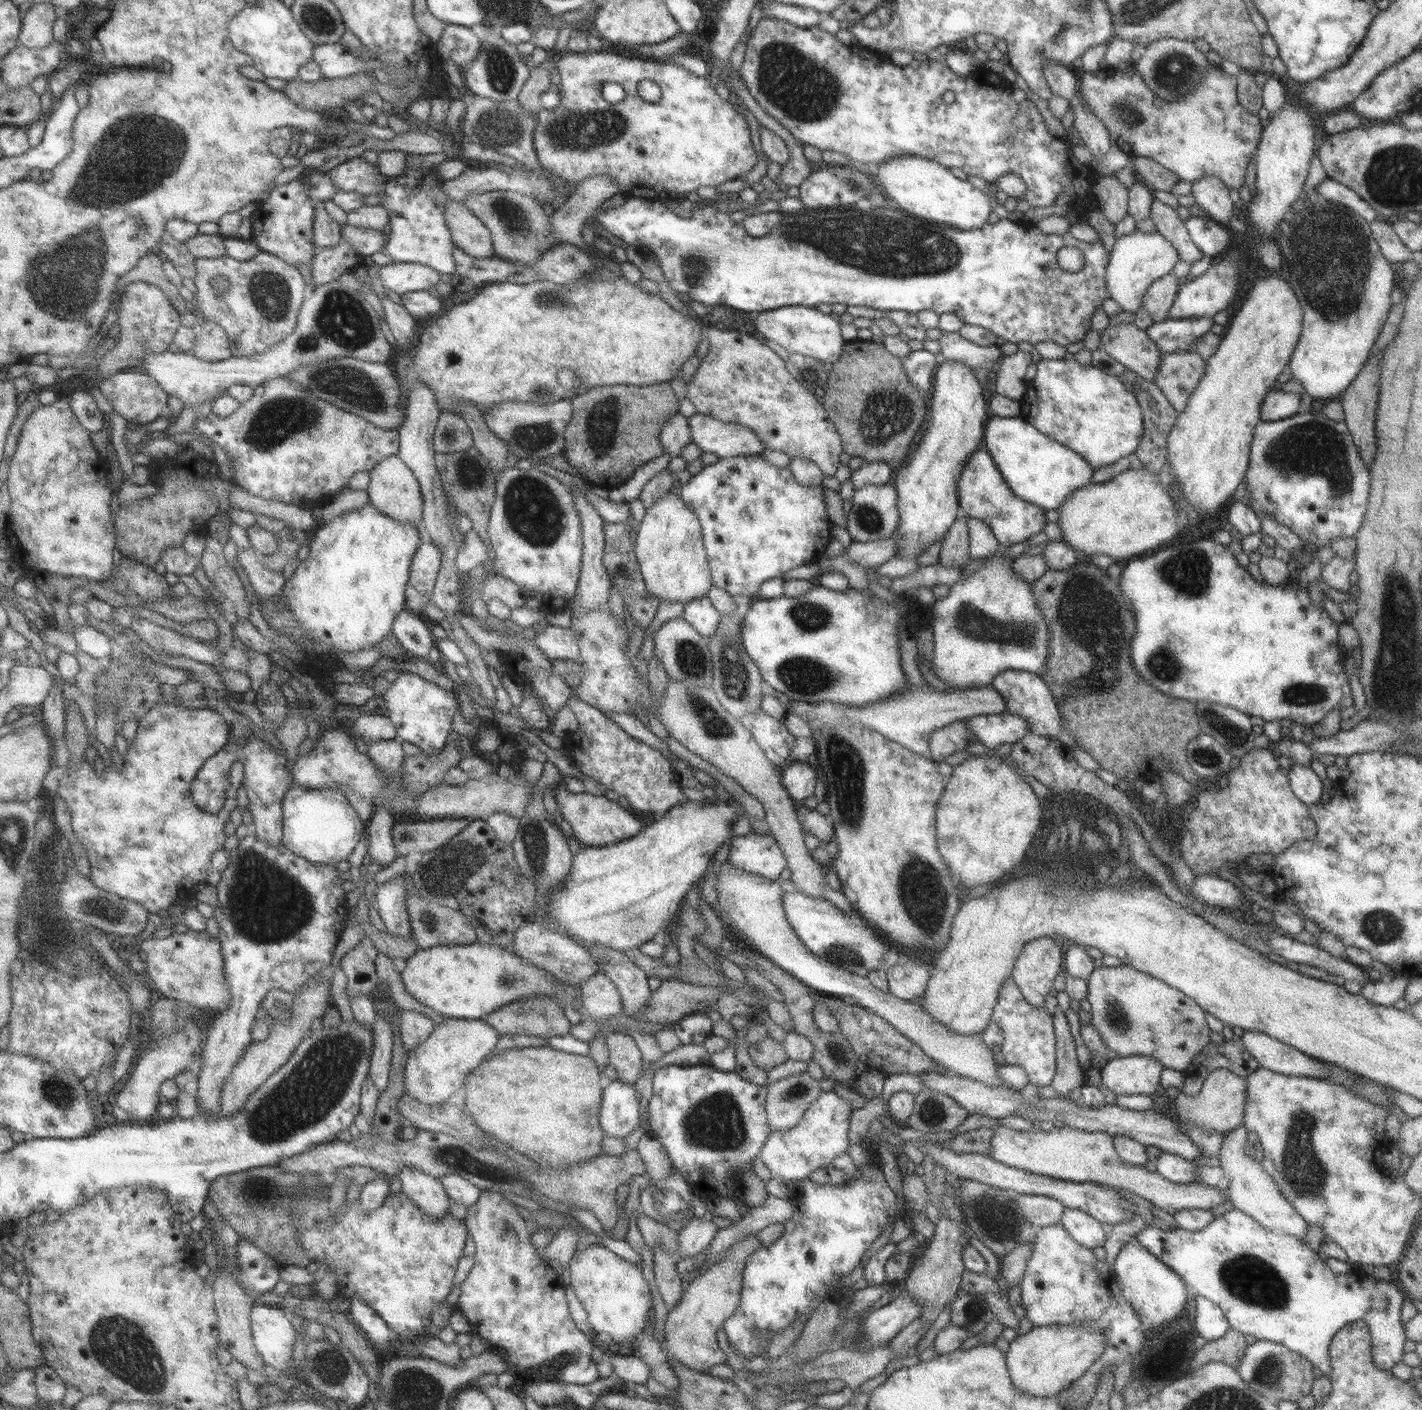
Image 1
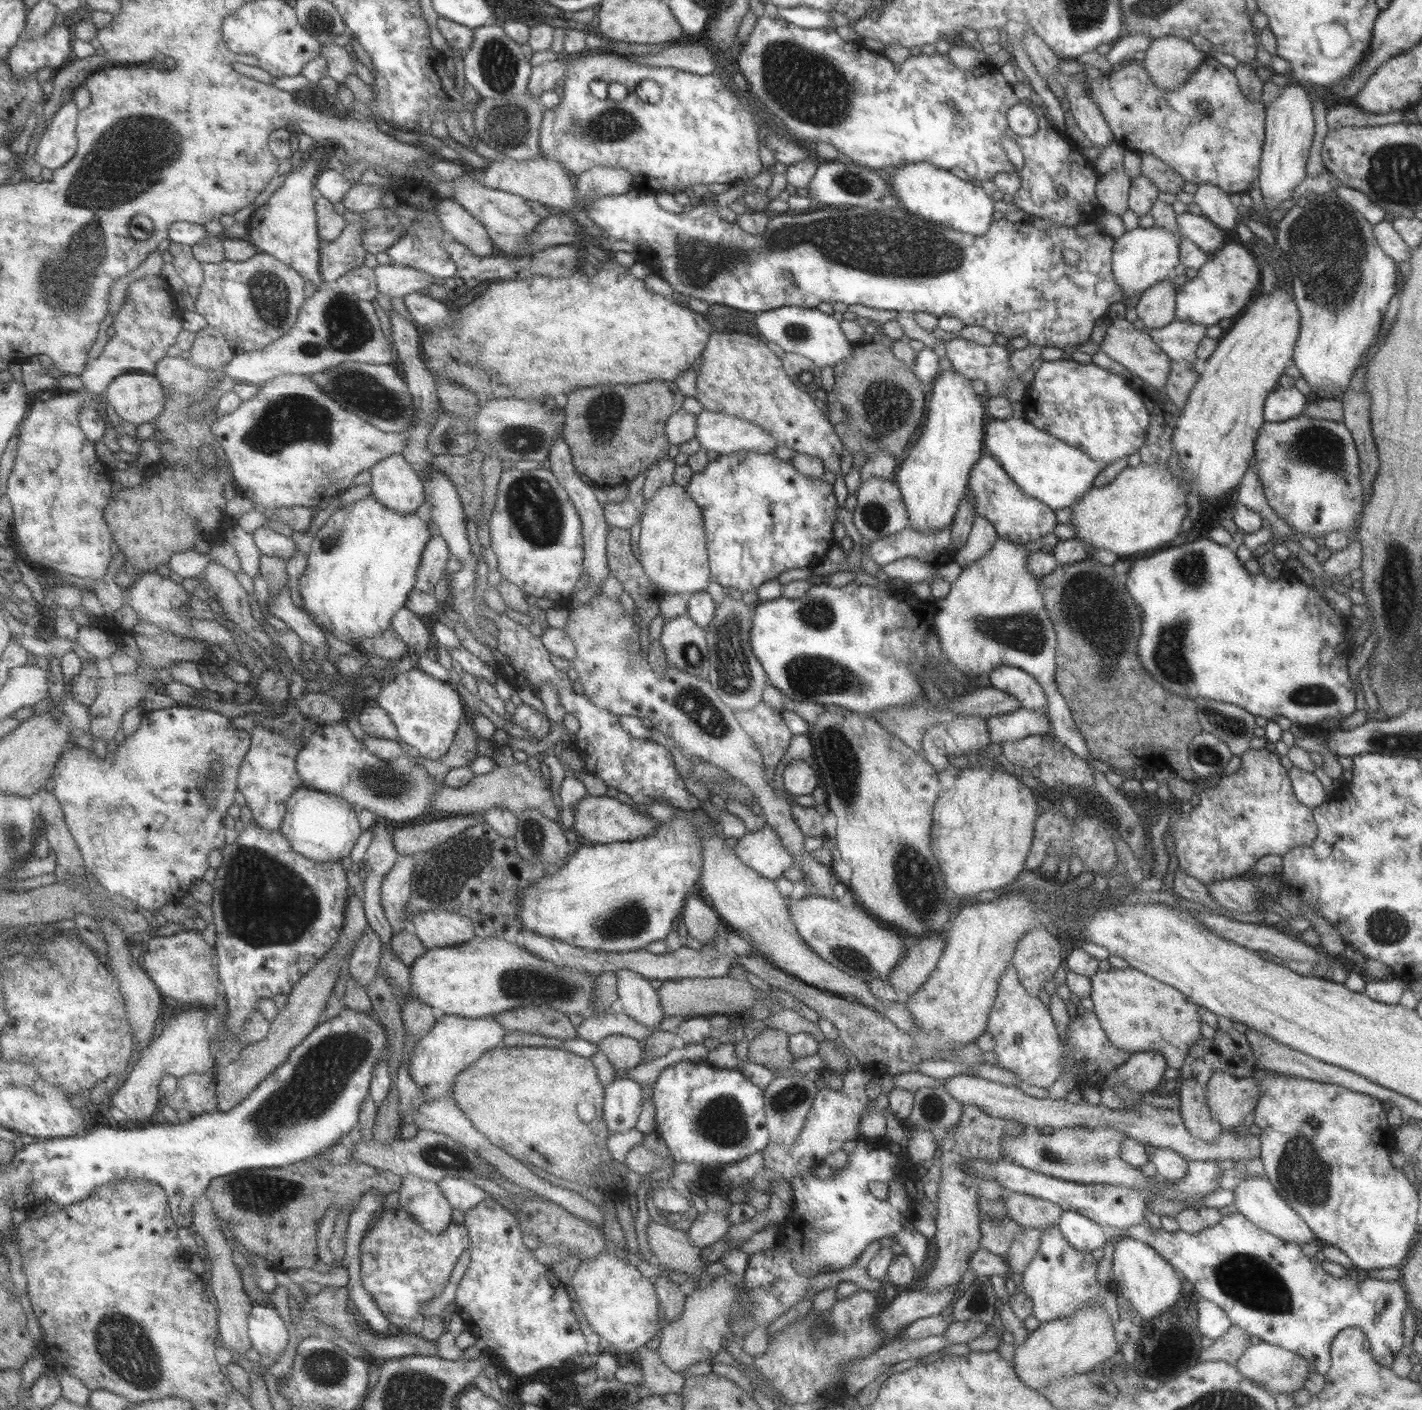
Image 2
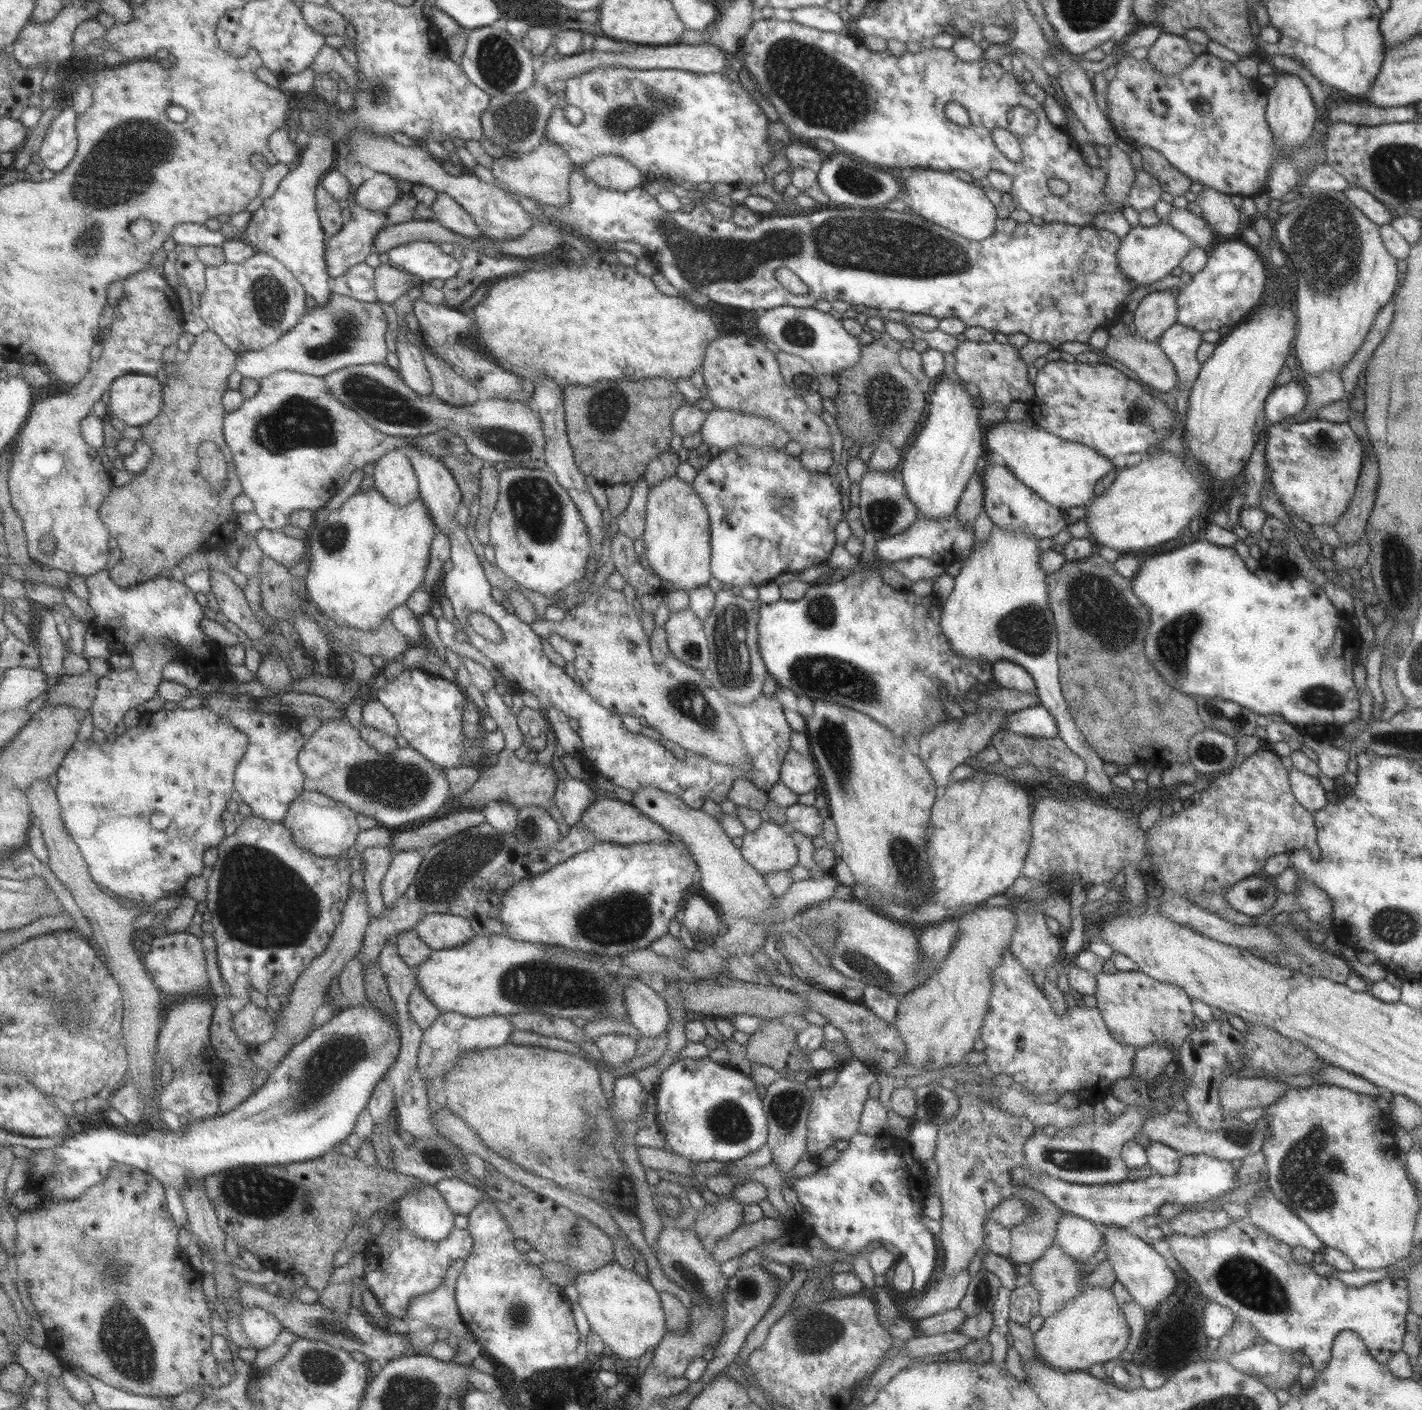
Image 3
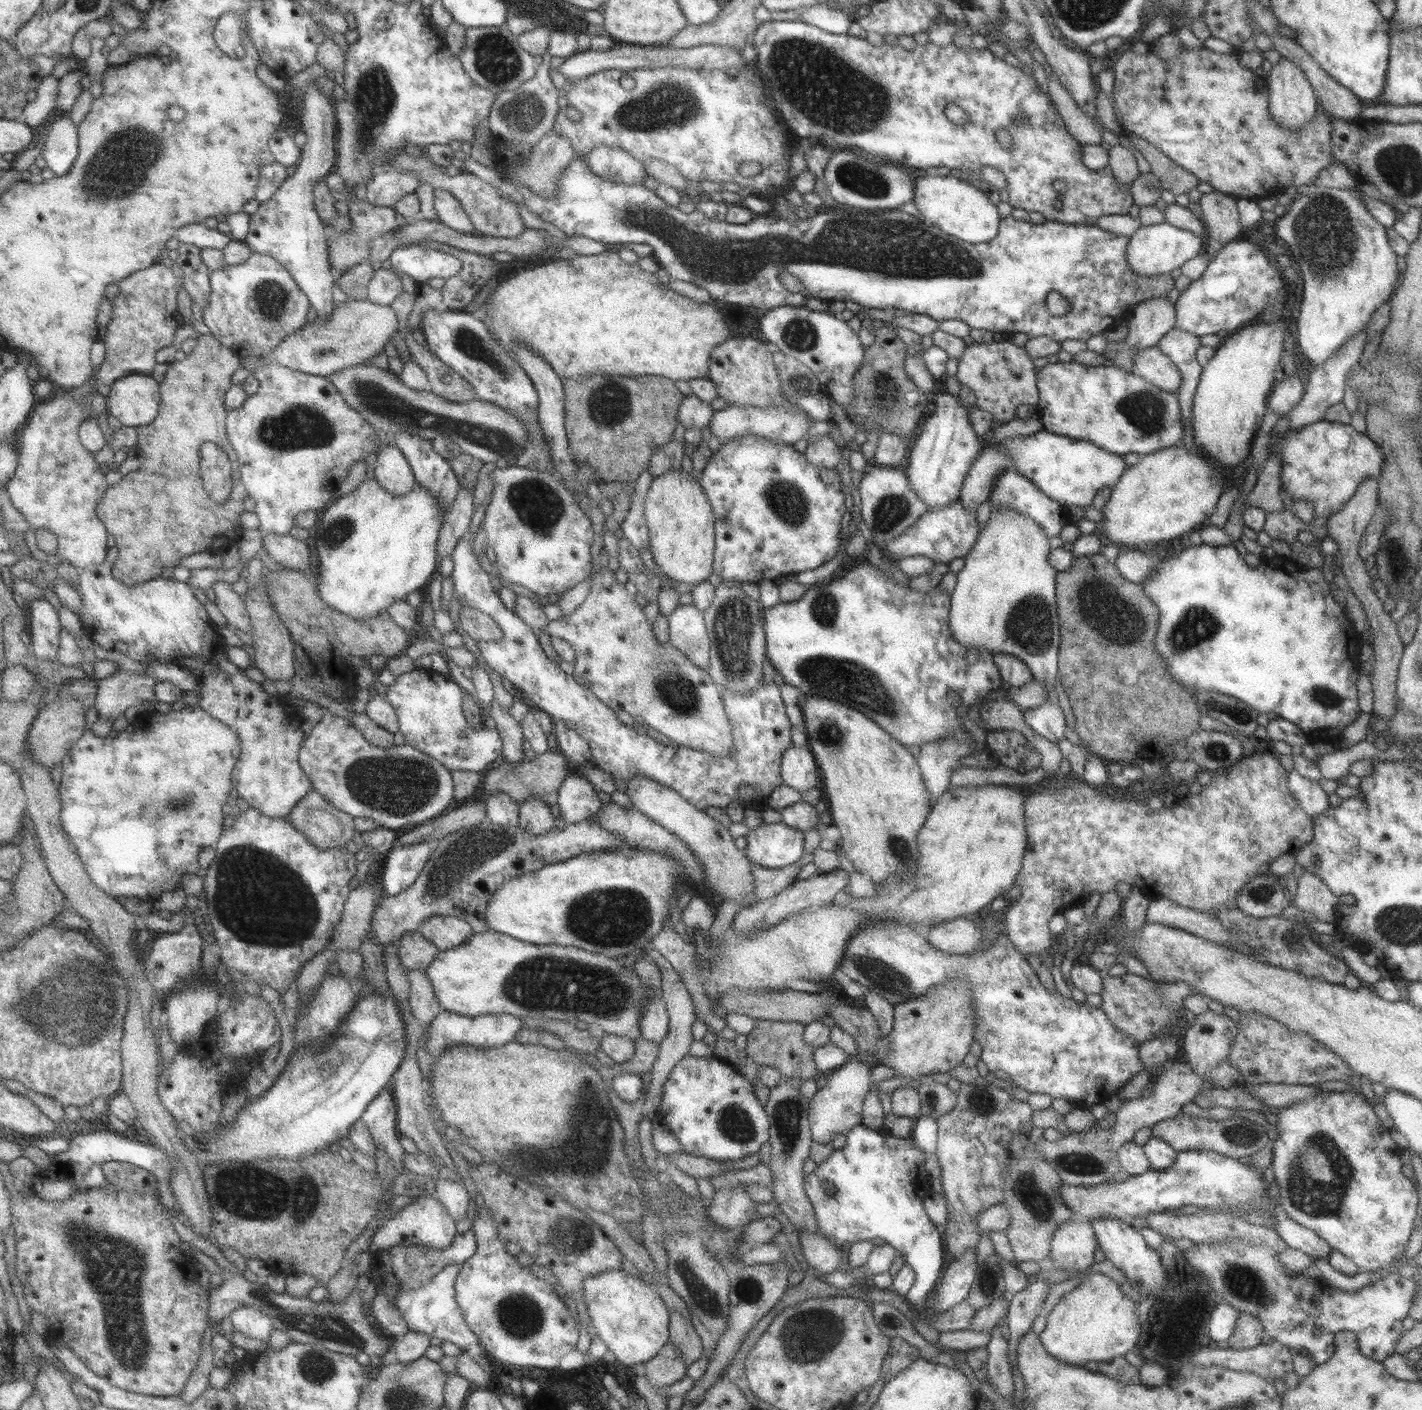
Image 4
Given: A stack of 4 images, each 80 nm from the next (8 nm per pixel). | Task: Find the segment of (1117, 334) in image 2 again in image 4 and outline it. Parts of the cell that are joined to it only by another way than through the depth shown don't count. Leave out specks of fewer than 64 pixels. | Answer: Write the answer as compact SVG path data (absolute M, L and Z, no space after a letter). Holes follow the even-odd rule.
M1157 345L1135 351L1132 360L1134 361L1130 372L1135 376L1140 376L1164 392L1175 393L1178 390L1181 384L1179 371Z

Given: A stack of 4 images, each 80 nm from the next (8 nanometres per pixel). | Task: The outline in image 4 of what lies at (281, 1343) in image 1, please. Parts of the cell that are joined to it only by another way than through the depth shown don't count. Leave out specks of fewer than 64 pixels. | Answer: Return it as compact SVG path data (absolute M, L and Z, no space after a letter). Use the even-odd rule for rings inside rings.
M242 1306L233 1312L230 1320L235 1329L255 1338L255 1340L267 1342L273 1334L276 1326L268 1312L251 1306Z

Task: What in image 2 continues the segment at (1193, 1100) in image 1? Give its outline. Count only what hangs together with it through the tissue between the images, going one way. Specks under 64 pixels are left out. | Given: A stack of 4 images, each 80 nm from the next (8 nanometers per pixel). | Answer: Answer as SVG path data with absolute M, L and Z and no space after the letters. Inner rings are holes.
M1216 1070L1211 1074L1205 1087L1204 1104L1222 1130L1233 1128L1244 1122L1243 1118L1250 1114L1259 1098L1260 1090L1252 1076L1241 1078L1228 1072Z

